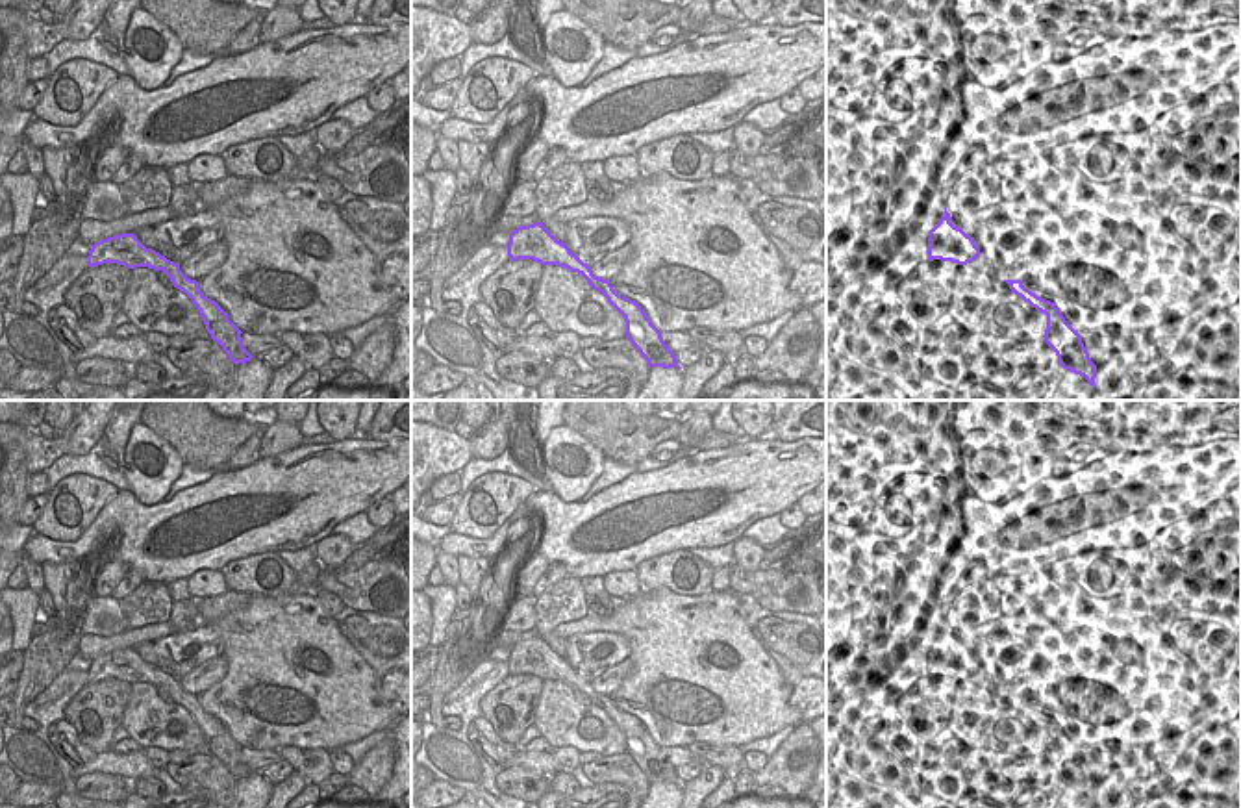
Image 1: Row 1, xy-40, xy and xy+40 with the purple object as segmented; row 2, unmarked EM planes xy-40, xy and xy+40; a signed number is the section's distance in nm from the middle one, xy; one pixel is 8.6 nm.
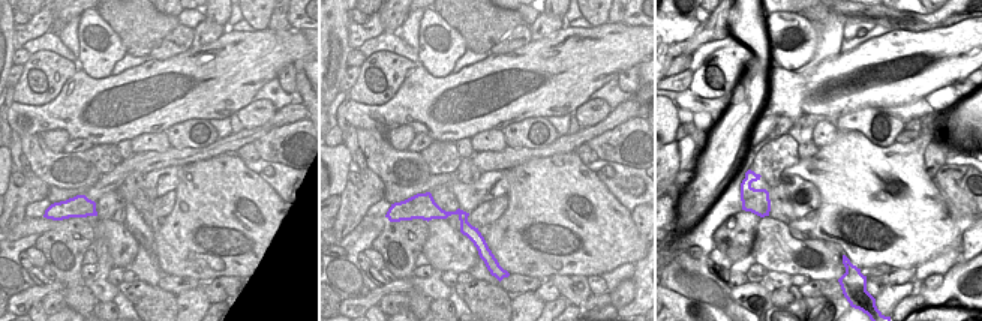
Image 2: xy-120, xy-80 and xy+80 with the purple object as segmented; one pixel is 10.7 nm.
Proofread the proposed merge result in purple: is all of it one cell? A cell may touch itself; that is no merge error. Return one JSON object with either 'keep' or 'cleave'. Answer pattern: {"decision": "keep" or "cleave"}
{"decision": "cleave"}

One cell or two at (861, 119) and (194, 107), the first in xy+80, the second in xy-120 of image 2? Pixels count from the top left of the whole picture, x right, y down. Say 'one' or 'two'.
two

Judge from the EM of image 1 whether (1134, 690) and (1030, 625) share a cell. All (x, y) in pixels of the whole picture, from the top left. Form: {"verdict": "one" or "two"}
{"verdict": "one"}

